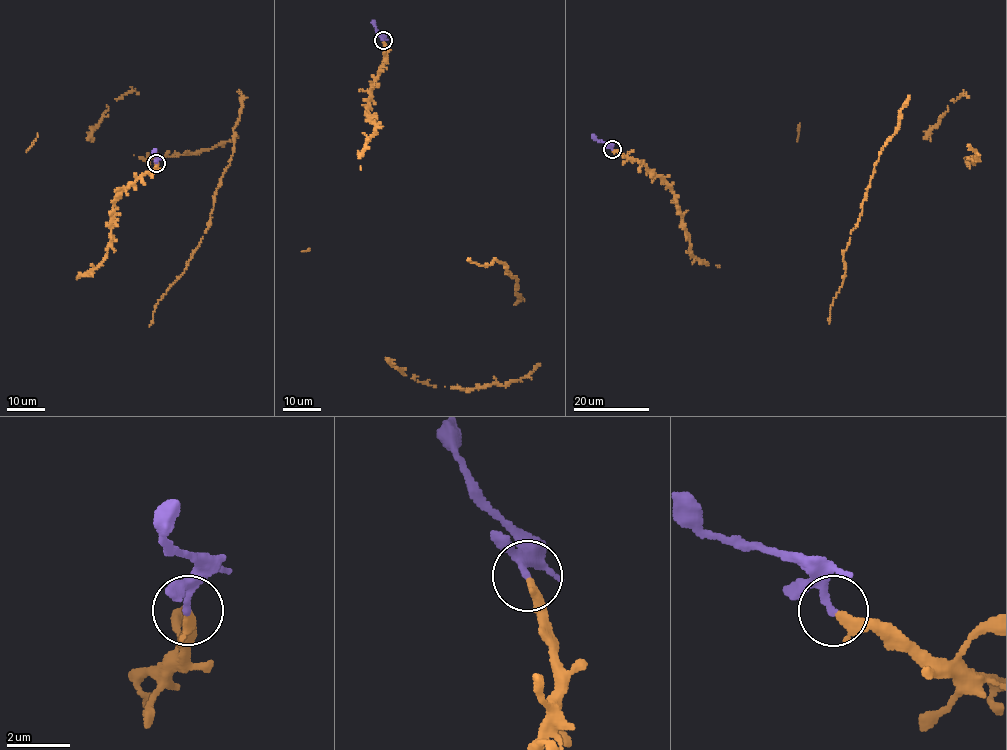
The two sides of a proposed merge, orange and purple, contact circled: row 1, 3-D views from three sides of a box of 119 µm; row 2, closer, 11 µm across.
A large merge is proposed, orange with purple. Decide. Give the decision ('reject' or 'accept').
accept

